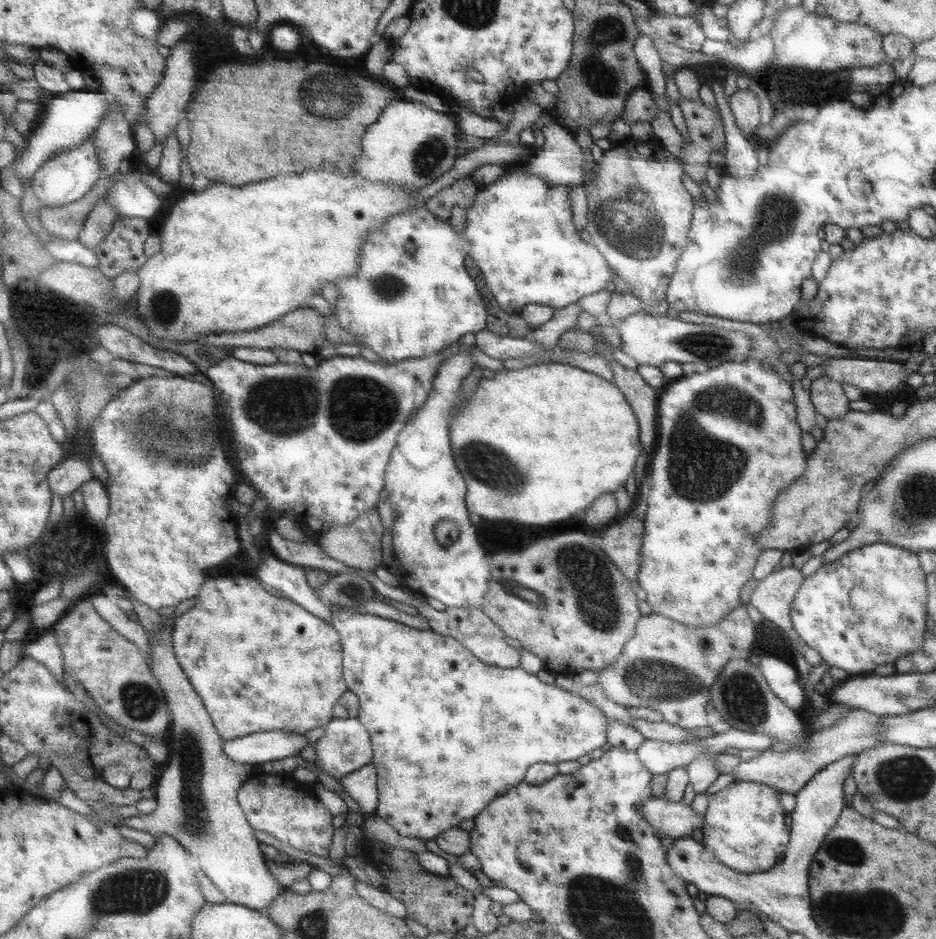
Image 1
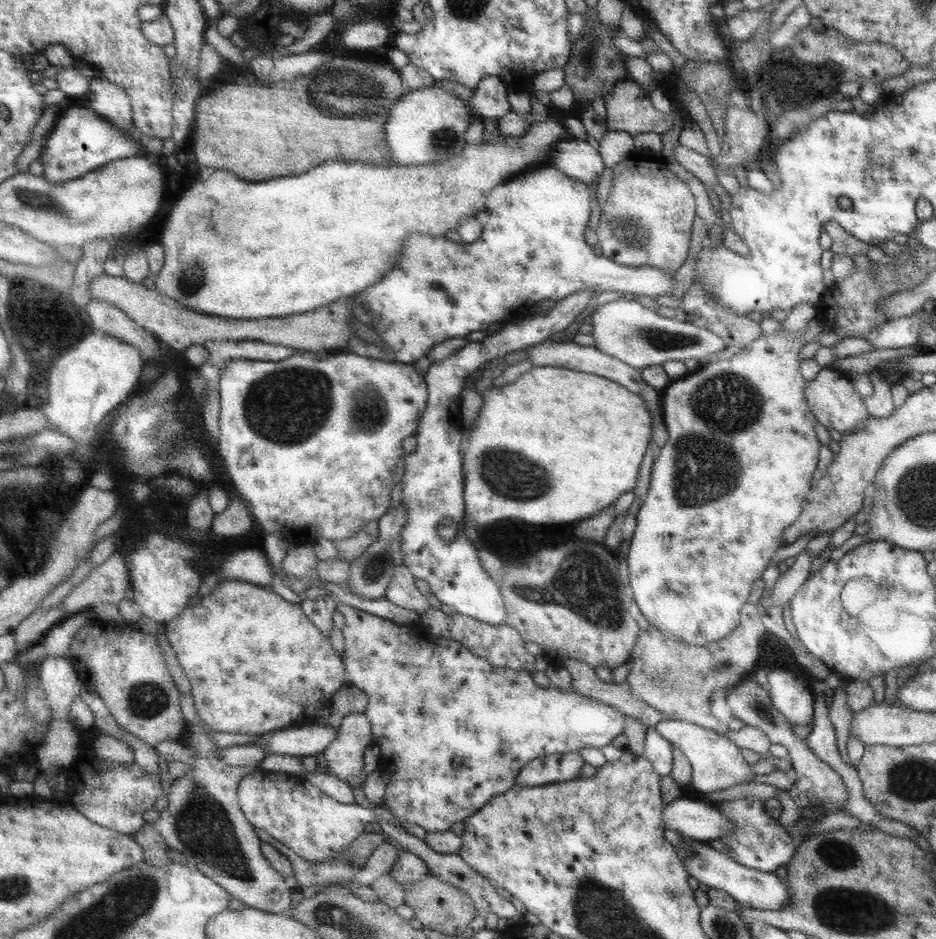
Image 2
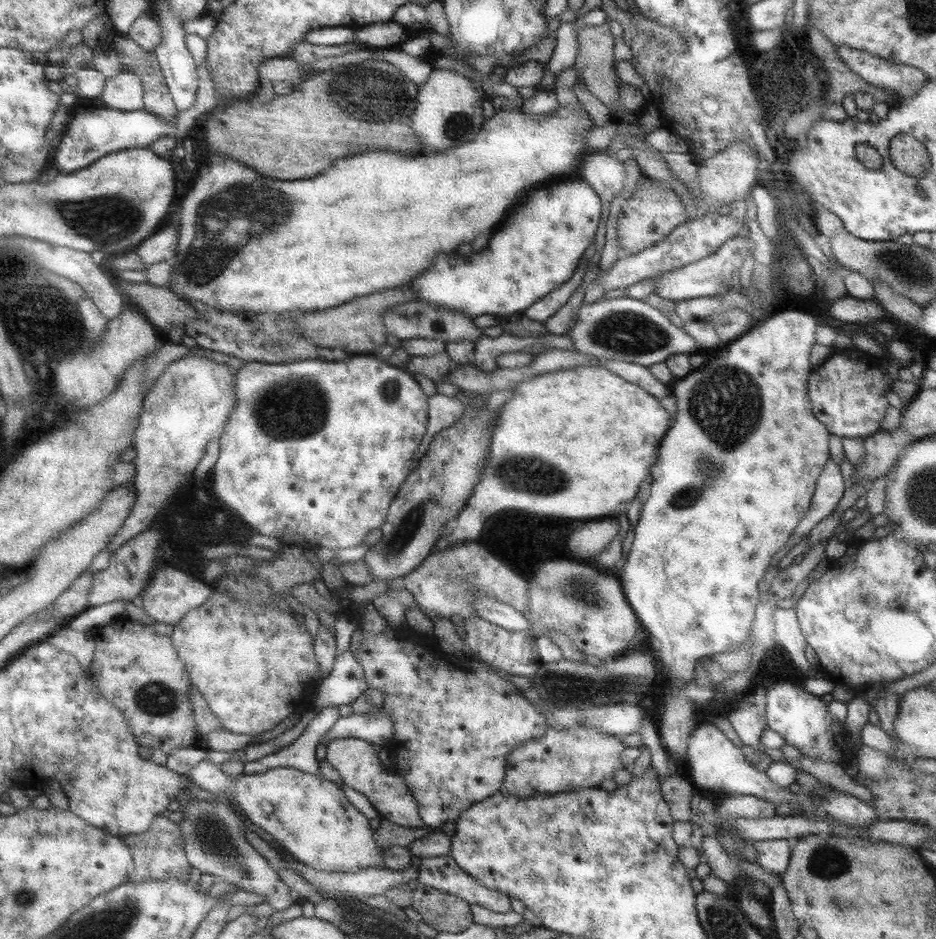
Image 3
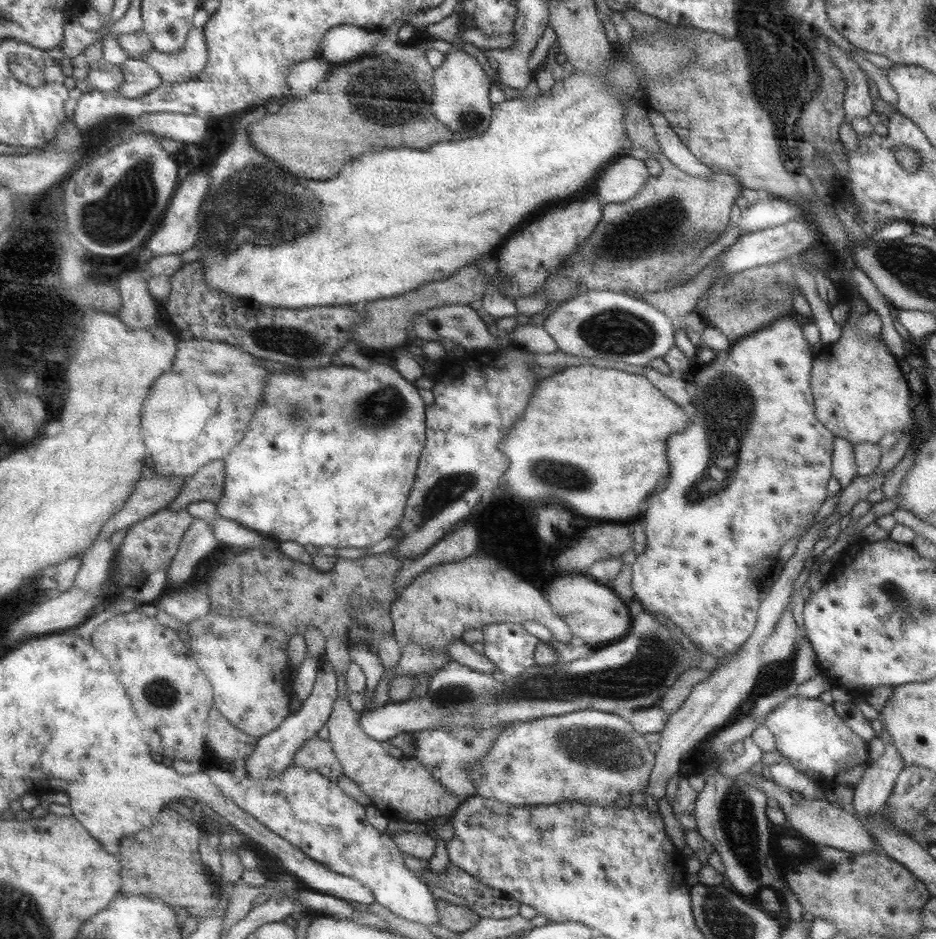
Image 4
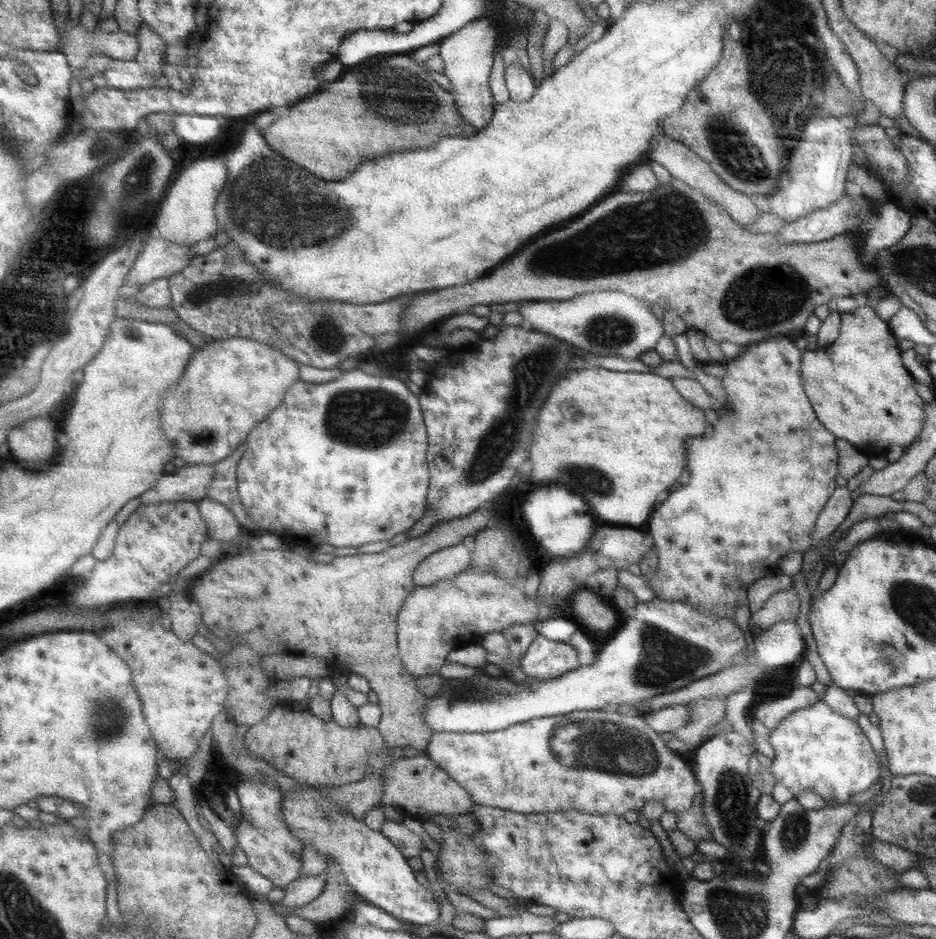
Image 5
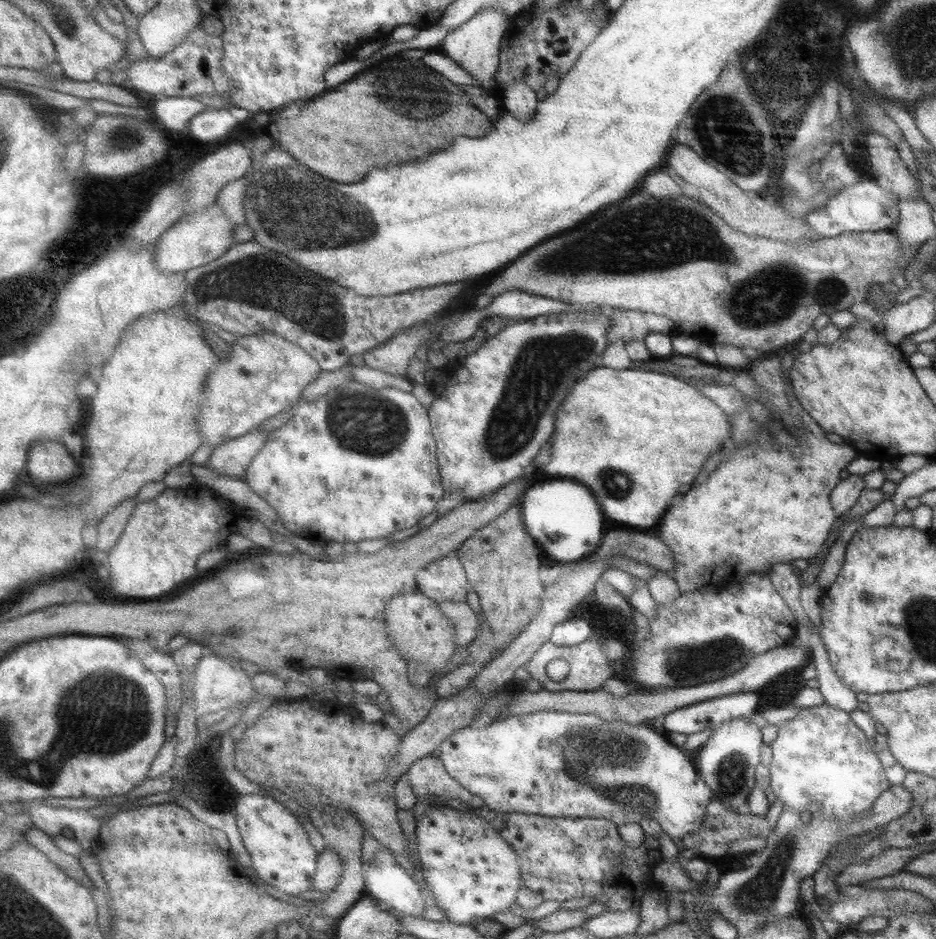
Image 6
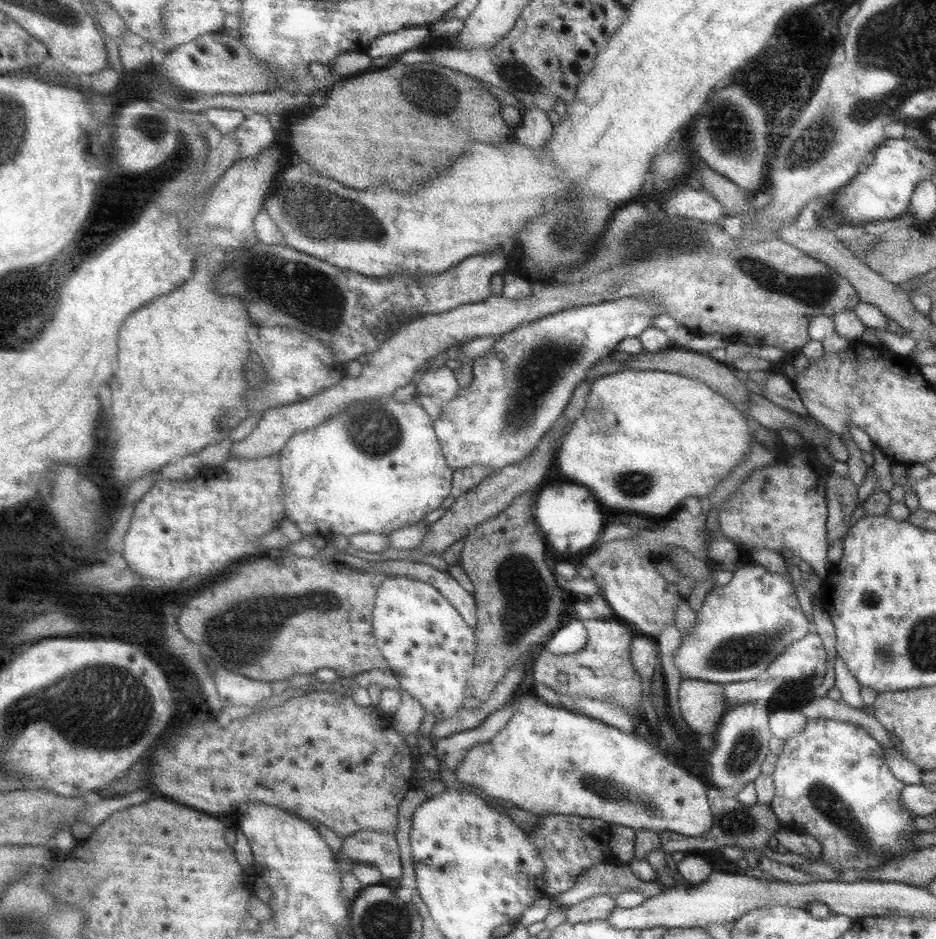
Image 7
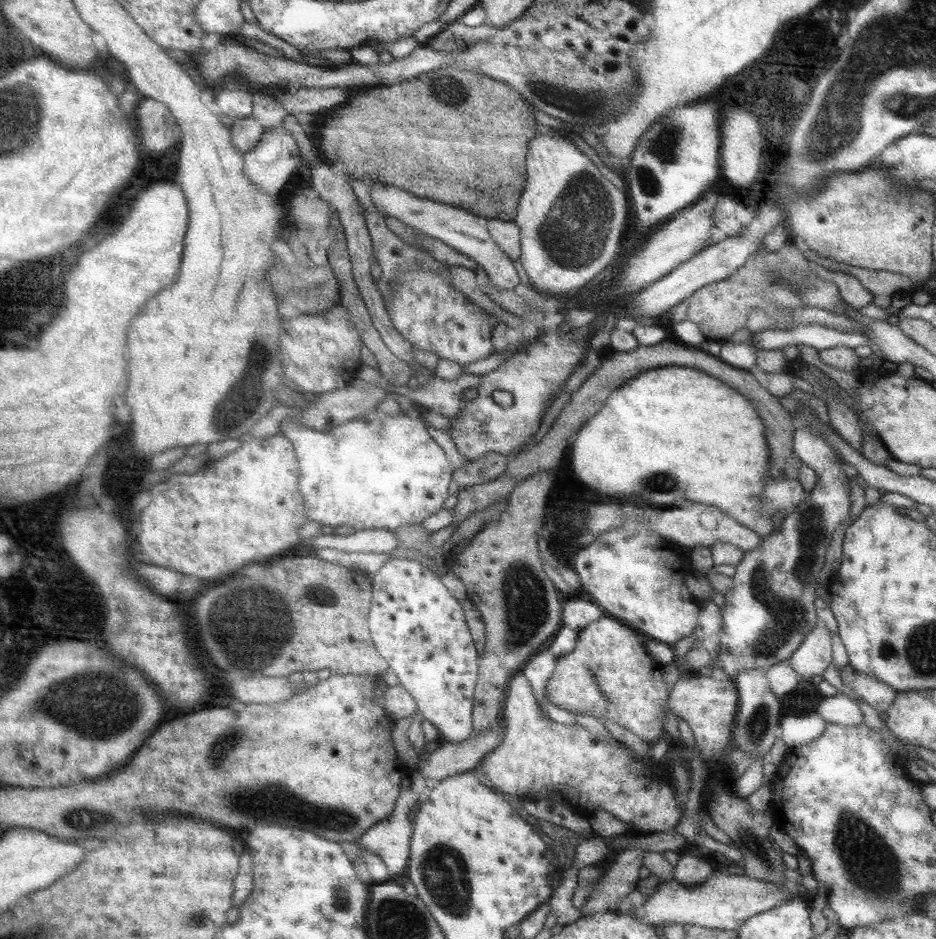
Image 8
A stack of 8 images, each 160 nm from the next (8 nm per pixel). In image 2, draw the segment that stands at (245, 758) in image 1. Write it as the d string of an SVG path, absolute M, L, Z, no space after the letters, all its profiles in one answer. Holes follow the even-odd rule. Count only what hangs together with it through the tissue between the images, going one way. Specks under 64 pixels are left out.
M308 722L300 726L290 726L290 728L277 729L272 733L259 735L255 742L248 745L260 745L269 754L289 754L292 756L316 756L324 752L324 749L338 736L339 728L332 725L315 725Z

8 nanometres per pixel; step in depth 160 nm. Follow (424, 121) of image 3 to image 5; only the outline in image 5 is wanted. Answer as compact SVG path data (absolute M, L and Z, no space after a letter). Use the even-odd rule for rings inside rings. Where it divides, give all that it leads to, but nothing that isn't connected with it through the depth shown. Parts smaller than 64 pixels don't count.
M480 17L465 24L454 34L443 38L439 43L439 54L445 62L443 72L452 82L453 94L457 111L466 123L470 123L475 131L482 130L488 126L493 117L495 104L490 90L490 70L494 62L494 55L499 44L498 26L494 20L487 17Z

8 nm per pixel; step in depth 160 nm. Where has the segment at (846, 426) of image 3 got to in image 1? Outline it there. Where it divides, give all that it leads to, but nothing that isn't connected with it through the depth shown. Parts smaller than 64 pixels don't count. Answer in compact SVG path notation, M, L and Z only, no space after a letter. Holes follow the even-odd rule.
M826 375L811 382L809 393L815 411L827 419L840 418L851 411L843 385Z

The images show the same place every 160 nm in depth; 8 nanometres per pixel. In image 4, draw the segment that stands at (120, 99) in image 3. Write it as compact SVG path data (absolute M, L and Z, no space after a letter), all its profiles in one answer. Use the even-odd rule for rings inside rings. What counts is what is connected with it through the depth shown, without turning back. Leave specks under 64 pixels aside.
M129 57L121 64L124 80L119 88L126 98L138 98L158 88L163 78L144 59Z

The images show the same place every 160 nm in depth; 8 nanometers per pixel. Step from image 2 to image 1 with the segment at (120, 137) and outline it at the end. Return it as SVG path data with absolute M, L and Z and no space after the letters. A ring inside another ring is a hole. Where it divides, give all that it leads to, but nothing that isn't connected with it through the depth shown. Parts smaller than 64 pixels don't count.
M90 135L83 143L70 150L58 151L52 155L32 178L34 194L43 206L60 206L82 198L101 178L102 165L99 152L96 151L94 137Z

